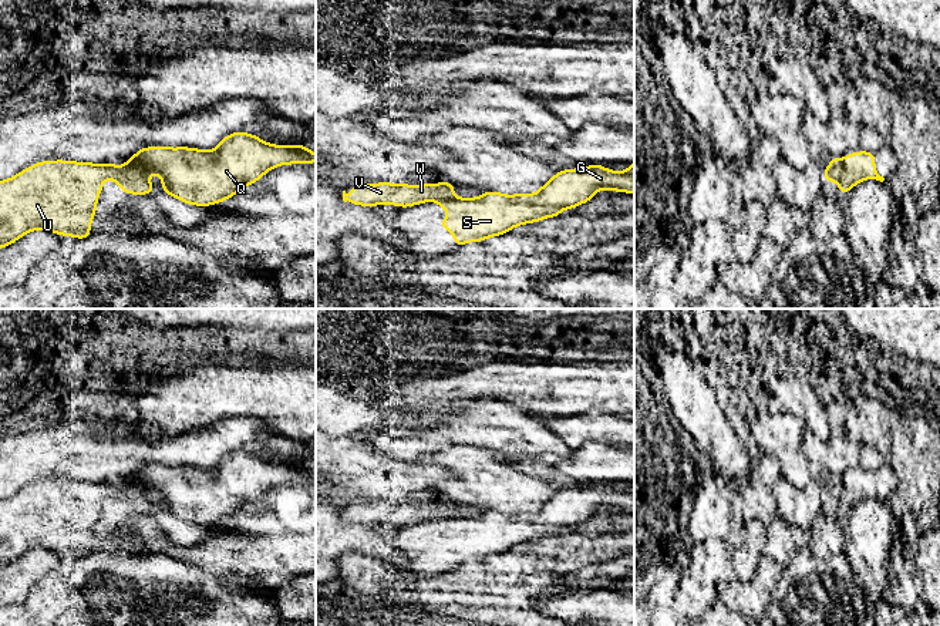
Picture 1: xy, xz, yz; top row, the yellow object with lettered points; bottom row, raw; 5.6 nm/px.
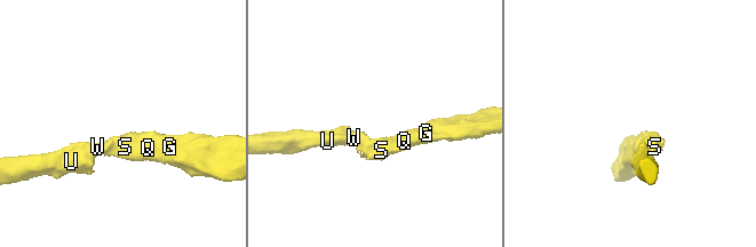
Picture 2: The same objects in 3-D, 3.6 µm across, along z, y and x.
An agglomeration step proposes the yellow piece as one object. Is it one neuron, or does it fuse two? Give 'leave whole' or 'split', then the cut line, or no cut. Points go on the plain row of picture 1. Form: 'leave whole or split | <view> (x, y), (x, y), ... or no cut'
split | yz (842, 478), (842, 497), (838, 501)

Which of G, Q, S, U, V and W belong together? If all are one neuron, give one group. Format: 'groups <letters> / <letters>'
groups G Q S / U V W

